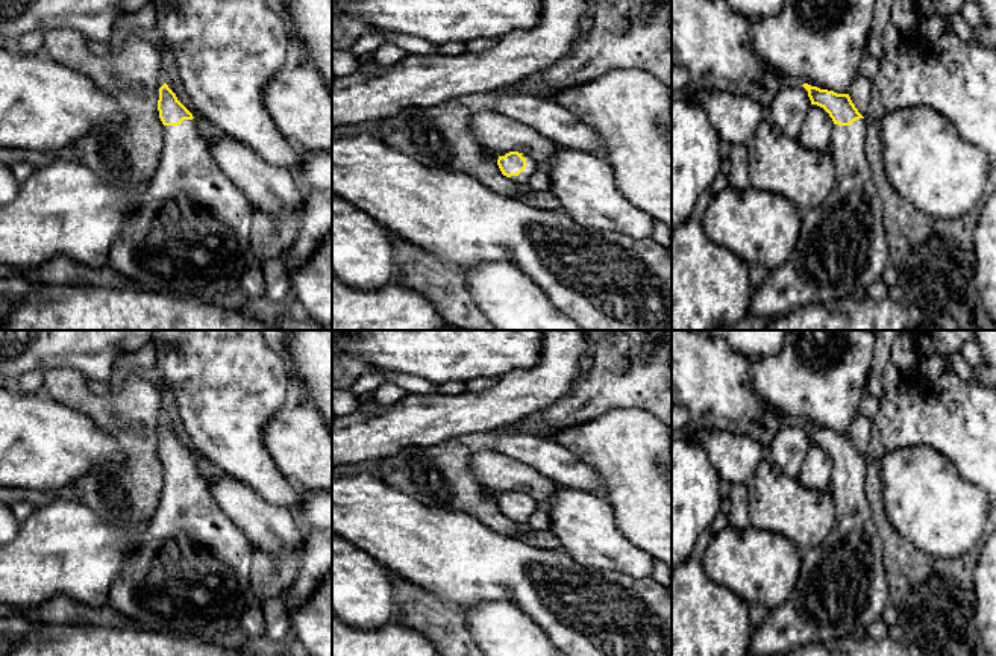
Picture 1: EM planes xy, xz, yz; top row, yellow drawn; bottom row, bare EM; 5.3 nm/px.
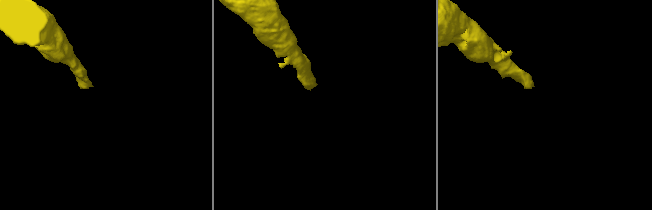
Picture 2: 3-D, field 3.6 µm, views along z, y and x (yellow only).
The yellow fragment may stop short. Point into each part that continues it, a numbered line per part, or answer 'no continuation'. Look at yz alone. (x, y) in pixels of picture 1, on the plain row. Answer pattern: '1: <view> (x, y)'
1: yz (842, 588)

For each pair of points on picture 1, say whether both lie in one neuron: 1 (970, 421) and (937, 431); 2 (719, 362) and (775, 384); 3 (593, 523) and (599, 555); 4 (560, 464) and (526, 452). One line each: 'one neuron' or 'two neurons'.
1: one neuron
2: two neurons
3: one neuron
4: one neuron

